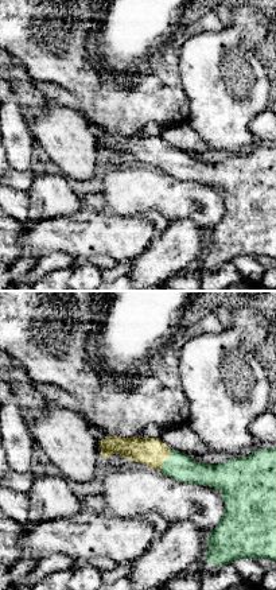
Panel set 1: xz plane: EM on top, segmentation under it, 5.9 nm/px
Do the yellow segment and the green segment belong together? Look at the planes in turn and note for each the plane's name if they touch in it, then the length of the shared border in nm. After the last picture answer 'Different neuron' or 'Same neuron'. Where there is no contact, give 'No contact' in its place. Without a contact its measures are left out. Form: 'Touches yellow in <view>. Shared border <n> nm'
Touches yellow in xz. Shared border 140 nm

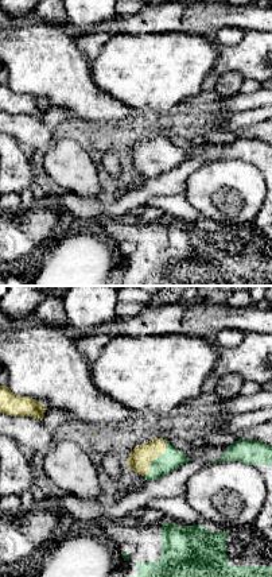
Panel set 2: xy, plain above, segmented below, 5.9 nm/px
Touches yellow in xy. Shared border 260 nm

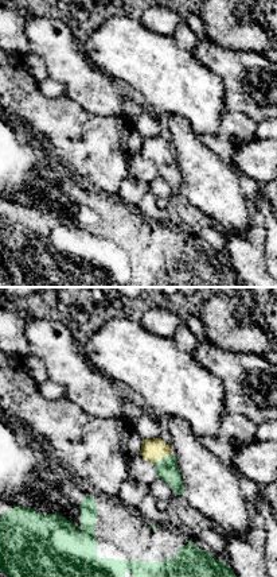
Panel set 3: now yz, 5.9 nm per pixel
Touches yellow in yz. Shared border 140 nm

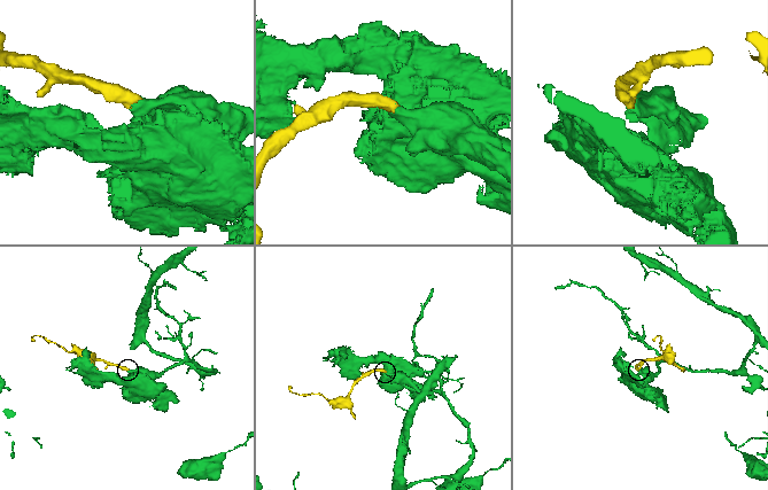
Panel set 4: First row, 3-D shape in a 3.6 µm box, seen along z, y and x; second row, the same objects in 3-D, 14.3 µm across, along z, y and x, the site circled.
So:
Same neuron

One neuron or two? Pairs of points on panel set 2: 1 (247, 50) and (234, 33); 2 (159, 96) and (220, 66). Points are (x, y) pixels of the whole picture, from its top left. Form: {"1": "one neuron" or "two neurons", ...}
{"1": "two neurons", "2": "two neurons"}

